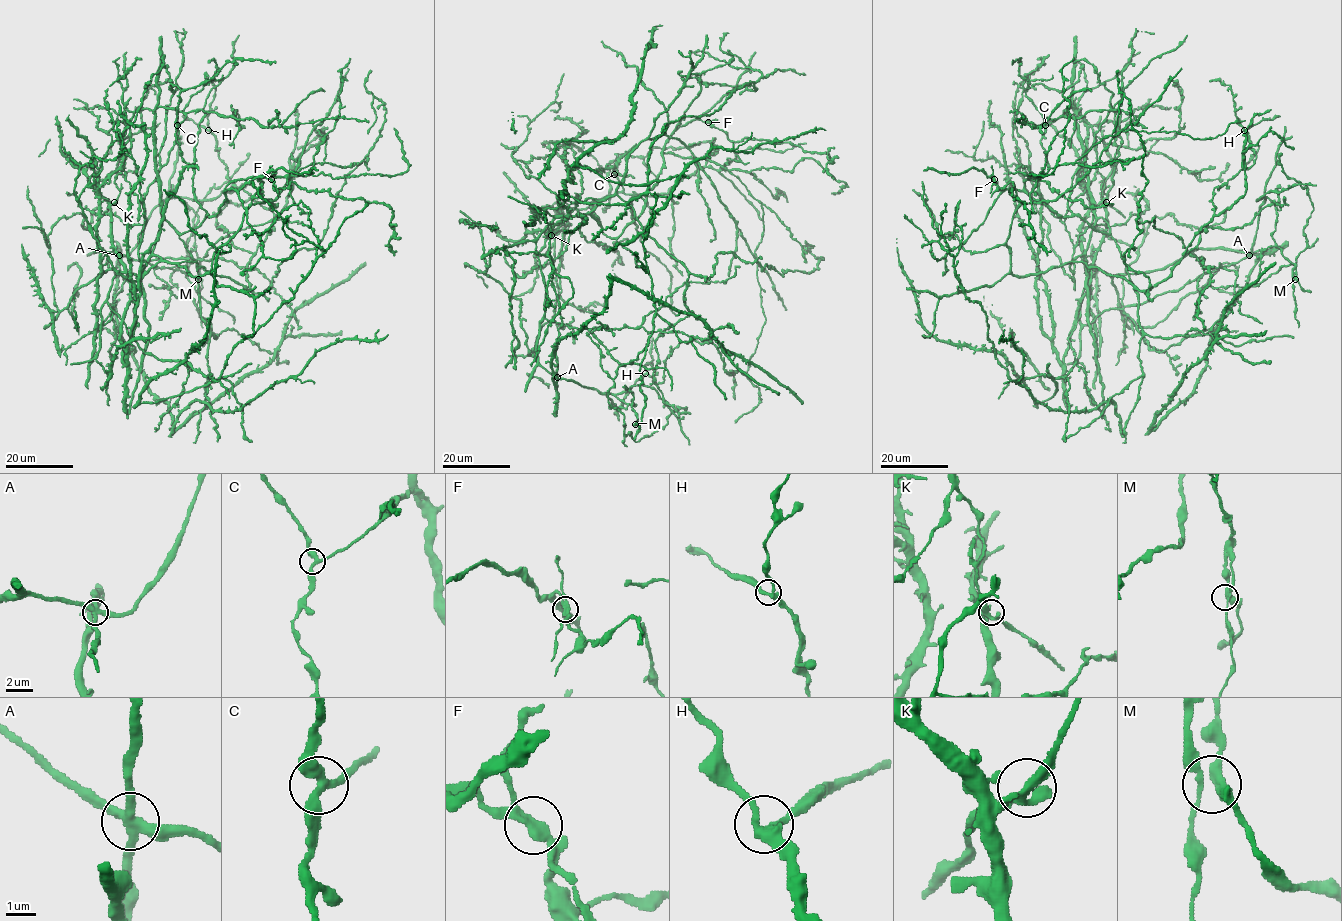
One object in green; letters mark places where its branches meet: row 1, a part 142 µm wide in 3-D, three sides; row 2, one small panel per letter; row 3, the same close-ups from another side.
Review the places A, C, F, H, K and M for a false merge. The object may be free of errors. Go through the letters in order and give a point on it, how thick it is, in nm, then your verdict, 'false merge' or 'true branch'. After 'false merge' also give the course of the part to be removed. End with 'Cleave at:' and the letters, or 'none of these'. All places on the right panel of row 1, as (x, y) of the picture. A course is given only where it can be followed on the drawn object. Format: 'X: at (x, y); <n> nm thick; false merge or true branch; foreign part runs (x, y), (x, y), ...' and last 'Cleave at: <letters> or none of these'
A: at (1249, 255); 360 nm thick; true branch
C: at (1045, 125); 280 nm thick; true branch
F: at (994, 179); 280 nm thick; false merge; foreign part runs (993, 180), (992, 165)
H: at (1244, 130); 320 nm thick; true branch
K: at (1106, 202); 280 nm thick; true branch
M: at (1295, 279); 280 nm thick; true branch
Cleave at: F

